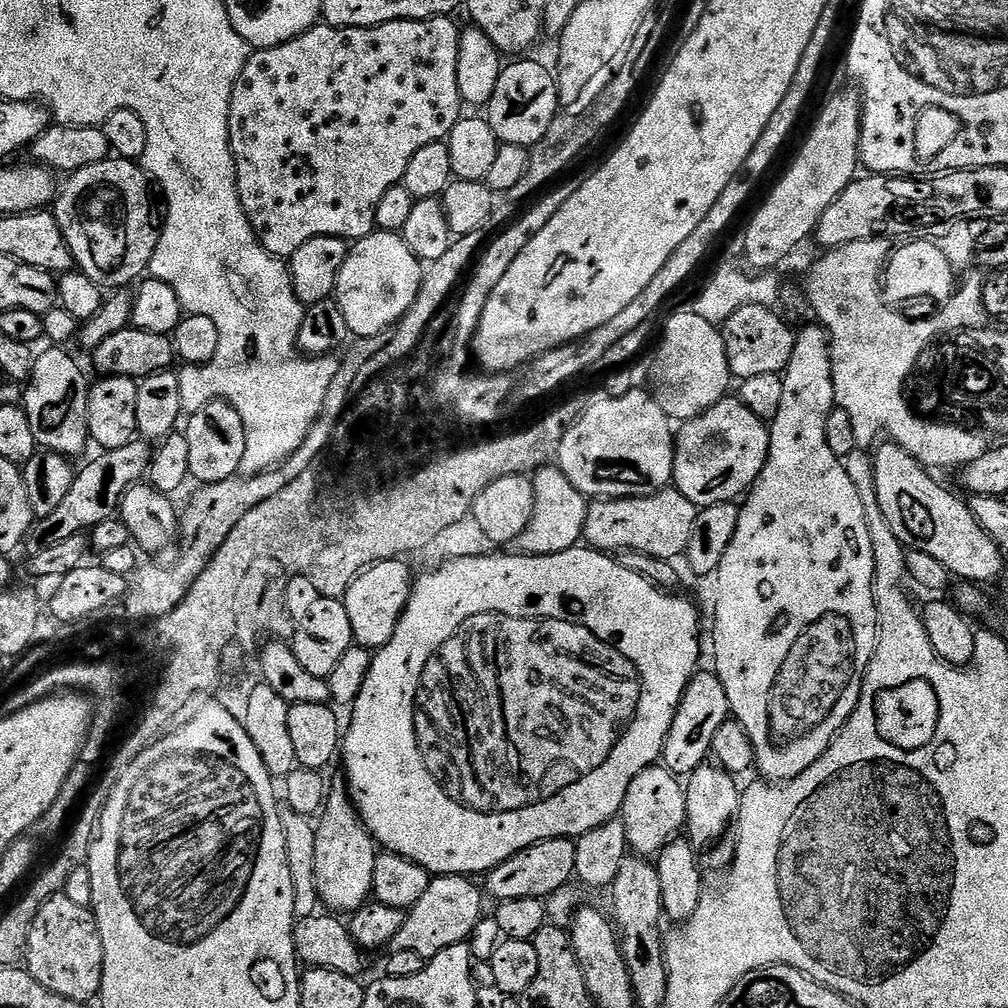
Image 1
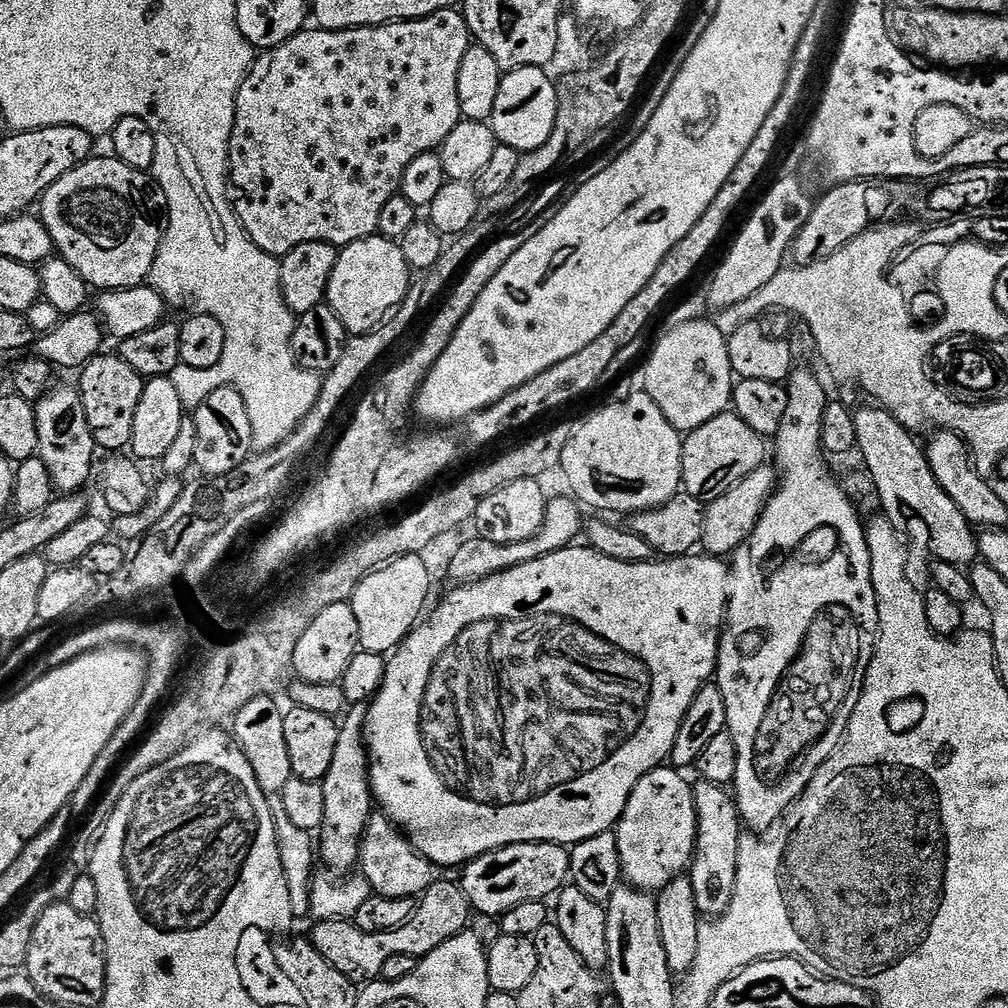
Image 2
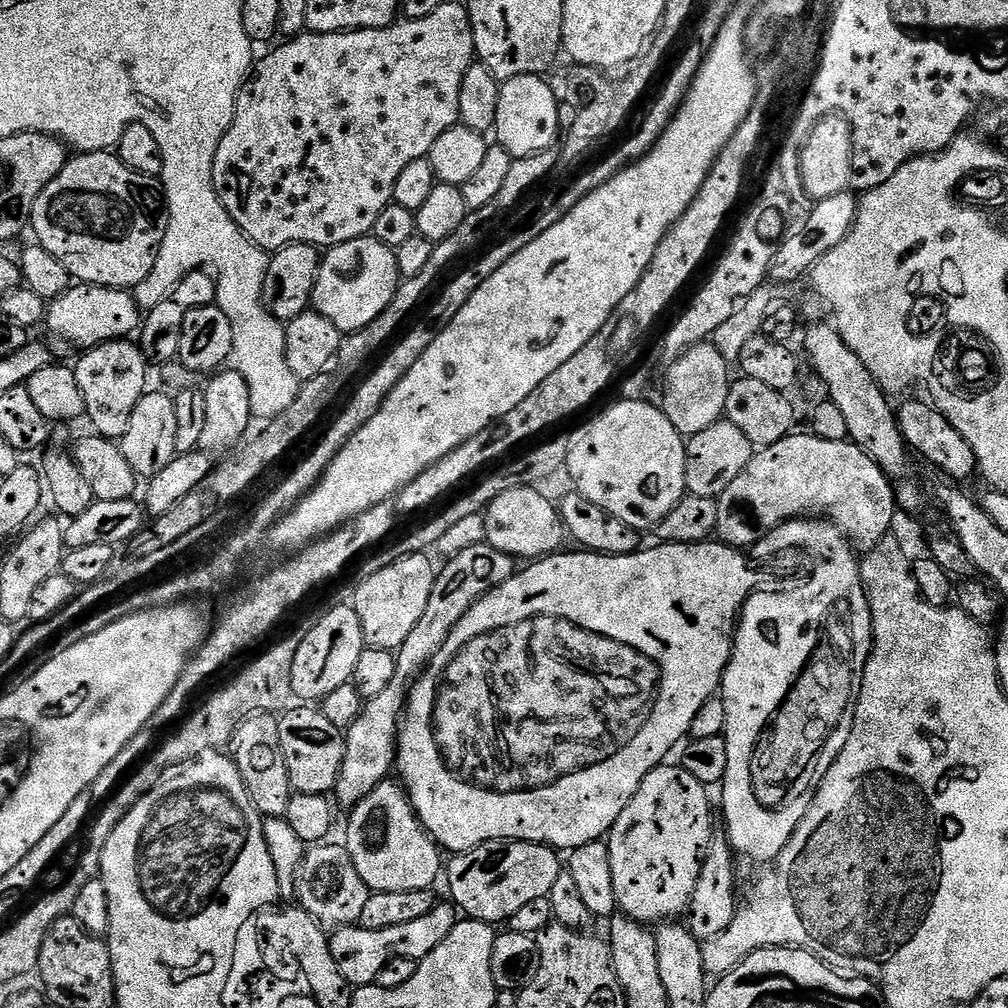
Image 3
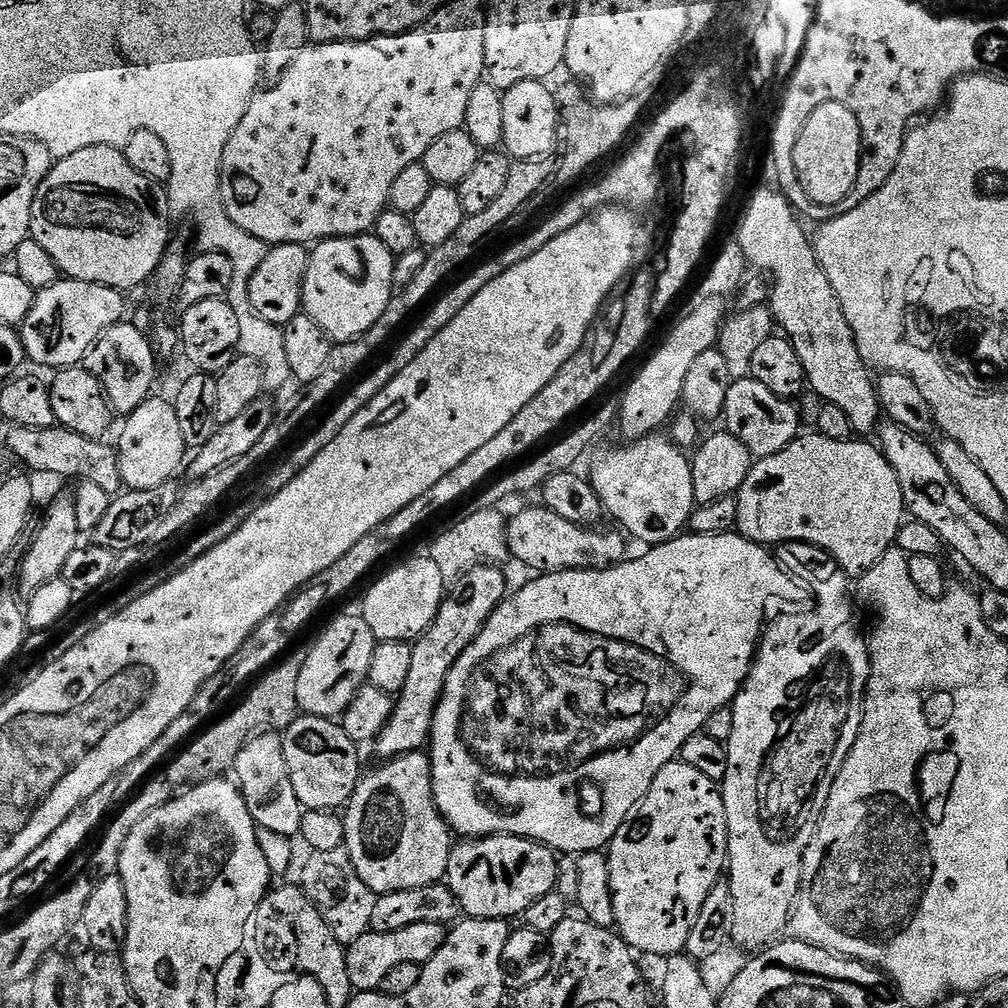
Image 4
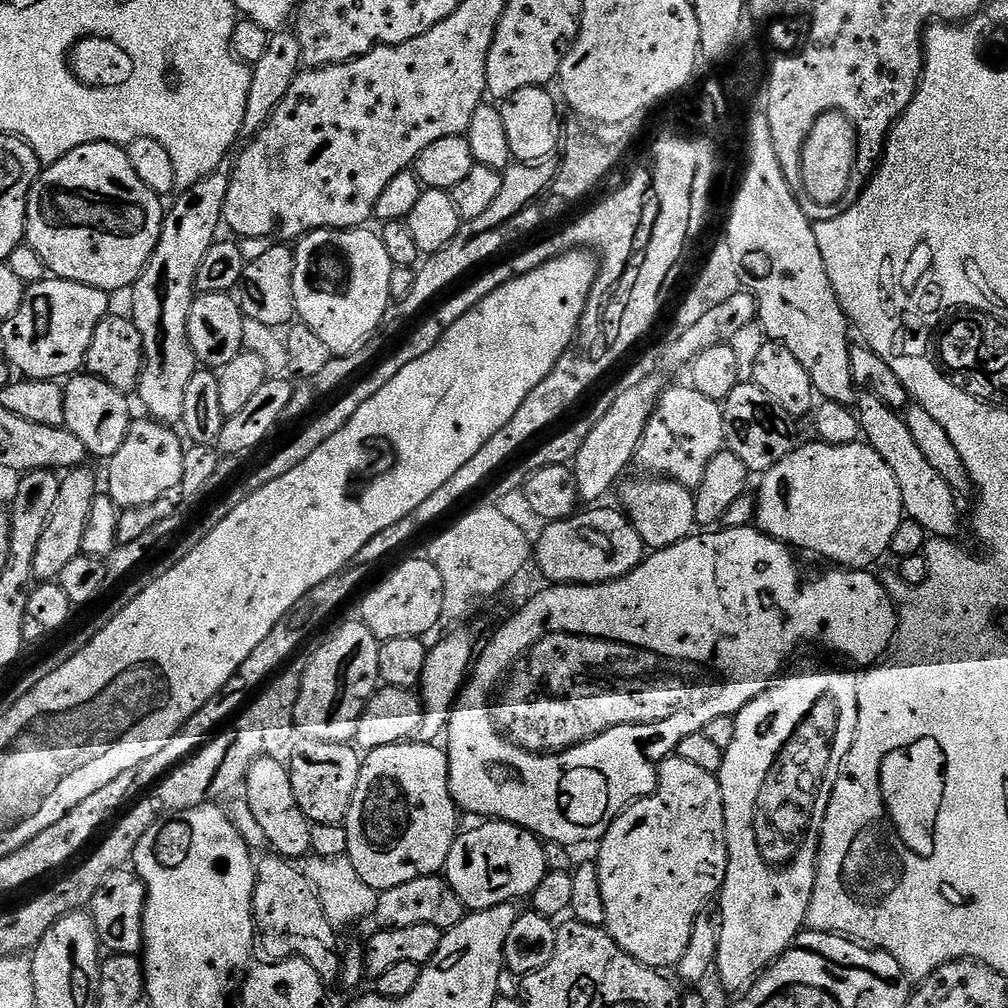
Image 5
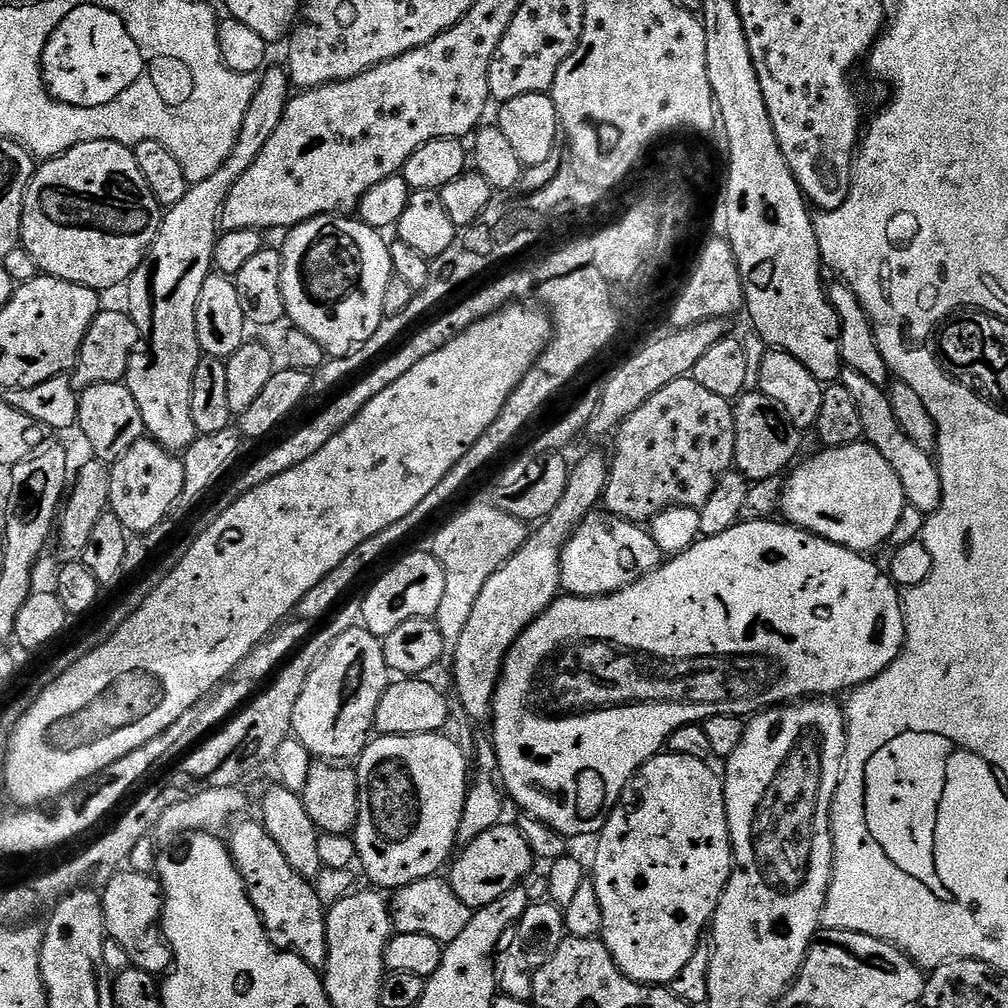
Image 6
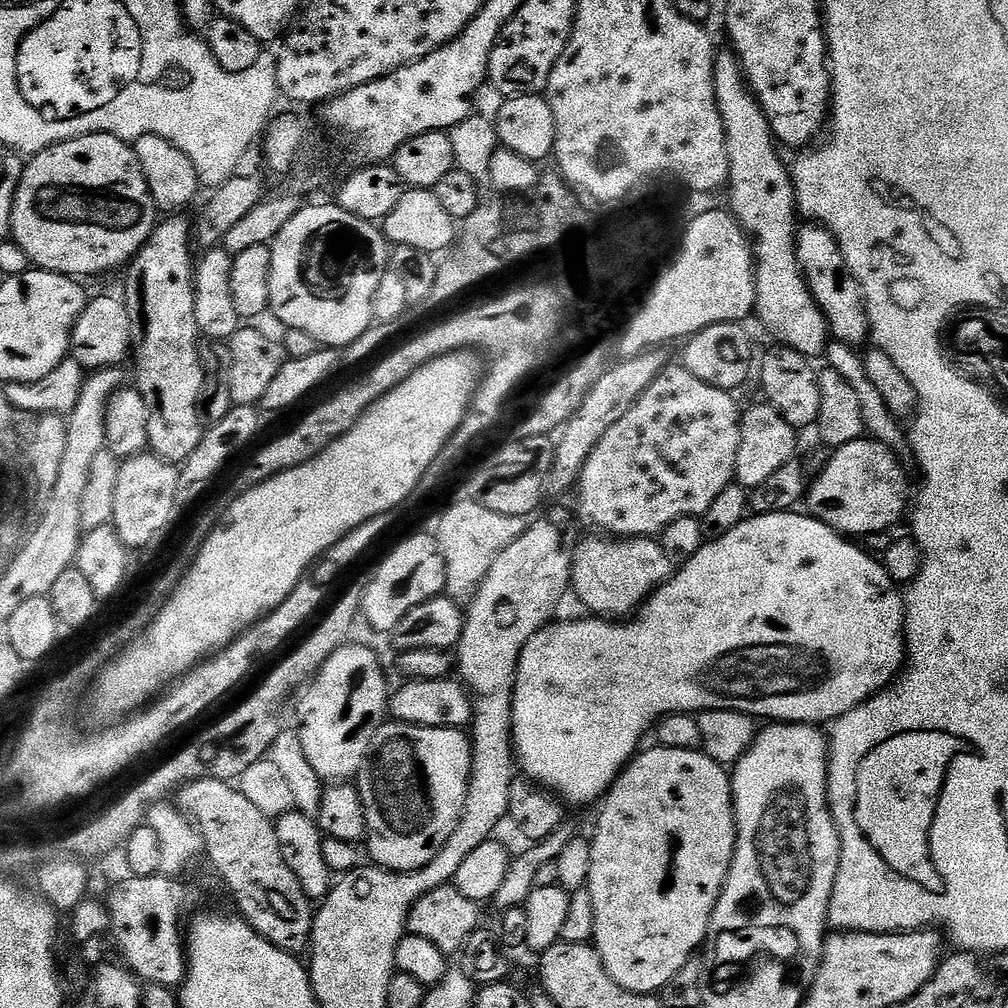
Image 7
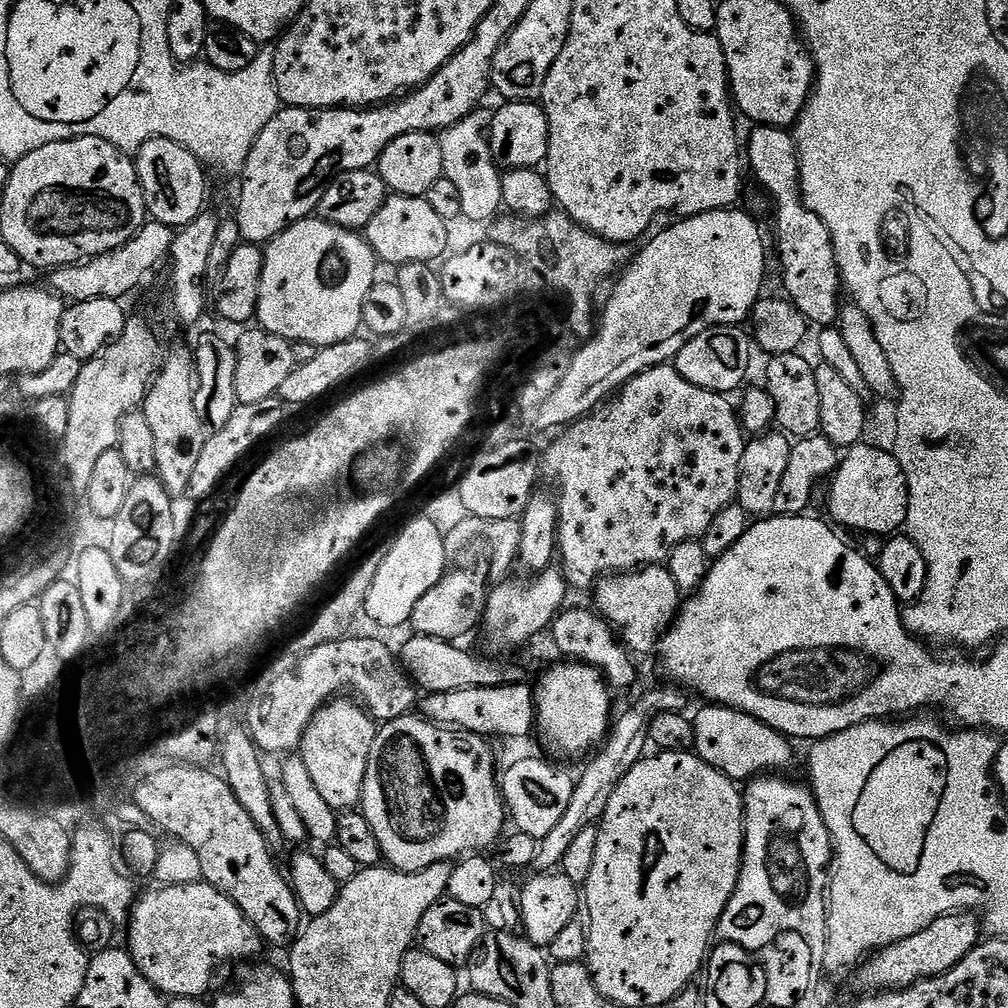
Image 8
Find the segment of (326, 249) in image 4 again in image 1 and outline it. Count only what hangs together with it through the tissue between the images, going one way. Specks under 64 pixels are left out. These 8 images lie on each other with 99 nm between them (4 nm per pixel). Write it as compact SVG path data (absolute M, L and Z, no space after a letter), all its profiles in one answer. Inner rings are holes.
M377 230L355 241L348 249L334 293L349 333L356 338L380 336L399 324L416 301L421 275L422 262L406 246L403 235Z

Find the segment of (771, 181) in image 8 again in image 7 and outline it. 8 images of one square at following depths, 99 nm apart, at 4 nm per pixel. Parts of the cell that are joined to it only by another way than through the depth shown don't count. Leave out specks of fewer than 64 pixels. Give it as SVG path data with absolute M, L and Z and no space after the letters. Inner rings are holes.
M815 222L805 225L796 234L796 258L804 273L804 281L808 283L808 293L826 318L831 339L849 346L867 345L870 340L868 306L854 274L850 274L846 266L838 242L827 228Z

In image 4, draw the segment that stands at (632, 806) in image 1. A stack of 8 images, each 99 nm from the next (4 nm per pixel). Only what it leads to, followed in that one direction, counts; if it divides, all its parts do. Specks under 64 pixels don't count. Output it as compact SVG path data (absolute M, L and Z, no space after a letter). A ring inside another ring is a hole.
M683 762L662 766L648 793L630 810L630 814L626 814L622 826L618 826L618 834L614 834L606 855L610 866L615 931L637 953L645 952L648 956L661 958L683 953L688 947L698 910L702 910L706 894L710 894L715 884L721 883L728 863L724 794L717 781L706 778L706 774Z

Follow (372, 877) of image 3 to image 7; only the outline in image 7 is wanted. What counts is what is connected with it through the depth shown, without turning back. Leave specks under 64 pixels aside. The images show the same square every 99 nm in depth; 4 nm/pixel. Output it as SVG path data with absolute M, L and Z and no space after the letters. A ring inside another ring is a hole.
M411 726L405 727L403 731L404 736L396 736L384 745L381 743L371 753L358 777L362 806L366 810L366 845L372 855L371 863L398 873L416 872L419 868L426 867L434 862L442 846L450 842L450 834L454 834L462 818L468 779L472 773L472 742L467 731L459 728Z

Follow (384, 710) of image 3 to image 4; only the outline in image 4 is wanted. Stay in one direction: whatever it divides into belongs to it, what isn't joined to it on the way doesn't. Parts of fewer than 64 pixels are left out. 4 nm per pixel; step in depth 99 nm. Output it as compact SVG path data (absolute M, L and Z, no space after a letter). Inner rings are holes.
M492 562L478 563L451 581L434 622L412 644L410 674L395 697L390 718L374 741L381 761L393 760L405 752L421 751L429 743L432 715L440 701L446 674L450 674L450 666L454 666L462 650L479 634L492 611L505 600L509 591L502 569Z

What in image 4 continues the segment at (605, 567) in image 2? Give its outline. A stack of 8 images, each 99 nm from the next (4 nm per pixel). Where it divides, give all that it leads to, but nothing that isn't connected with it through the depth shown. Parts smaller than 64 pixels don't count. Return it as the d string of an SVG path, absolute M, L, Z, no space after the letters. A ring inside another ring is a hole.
M720 532L717 536L714 534L681 534L675 540L667 540L664 544L657 544L649 547L645 556L640 556L637 560L631 558L623 562L614 564L610 568L567 568L564 572L546 572L537 575L536 580L529 584L524 584L516 593L513 591L505 600L500 603L490 614L490 618L482 626L482 630L477 634L472 642L464 650L459 658L450 666L450 674L446 674L444 689L440 694L440 701L436 704L436 709L432 715L432 732L430 735L430 759L432 761L432 793L434 802L442 814L442 818L447 822L449 829L460 838L479 838L481 836L521 836L527 840L536 840L552 849L557 854L579 854L581 852L598 852L607 849L611 844L614 834L618 834L618 826L630 814L630 810L635 808L650 790L658 770L662 766L673 763L679 757L680 747L685 744L691 736L697 735L707 725L710 714L718 710L729 707L736 695L744 687L744 679L748 676L749 669L752 668L752 662L756 659L756 649L762 635L762 606L759 604L759 592L762 583L762 577L759 576L760 564L756 560L769 559L770 552L763 544L755 544L753 540L748 540L739 532ZM513 595L513 596L512 596ZM456 724L460 726L456 730ZM454 734L464 734L464 738L456 738Z

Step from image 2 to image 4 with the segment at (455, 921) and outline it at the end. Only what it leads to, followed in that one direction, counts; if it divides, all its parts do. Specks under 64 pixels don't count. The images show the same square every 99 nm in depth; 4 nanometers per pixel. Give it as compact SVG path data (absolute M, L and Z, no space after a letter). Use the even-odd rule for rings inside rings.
M418 922L418 926L406 926L406 930L394 930L390 934L378 934L371 930L364 932L356 941L347 945L344 957L346 971L350 973L350 982L356 992L375 992L379 989L382 978L386 978L394 966L402 966L402 962L427 964L444 944L449 929L434 922Z

